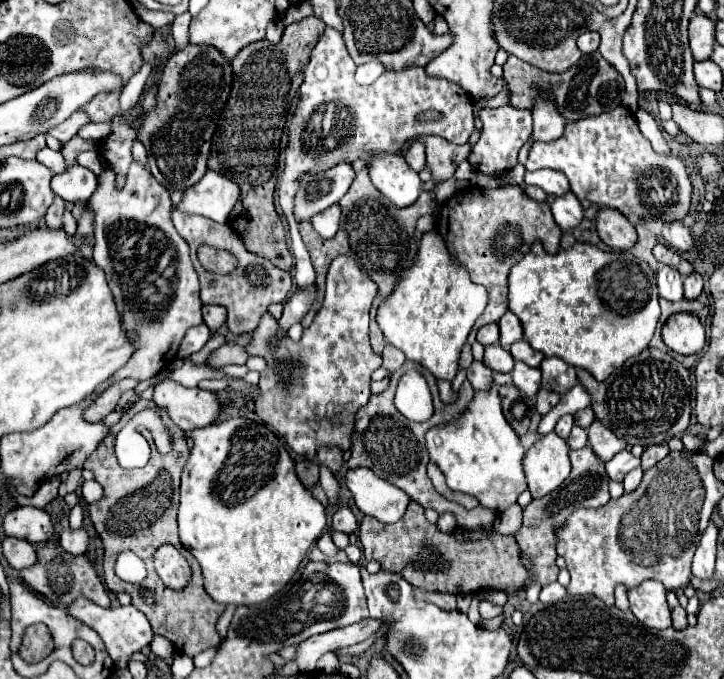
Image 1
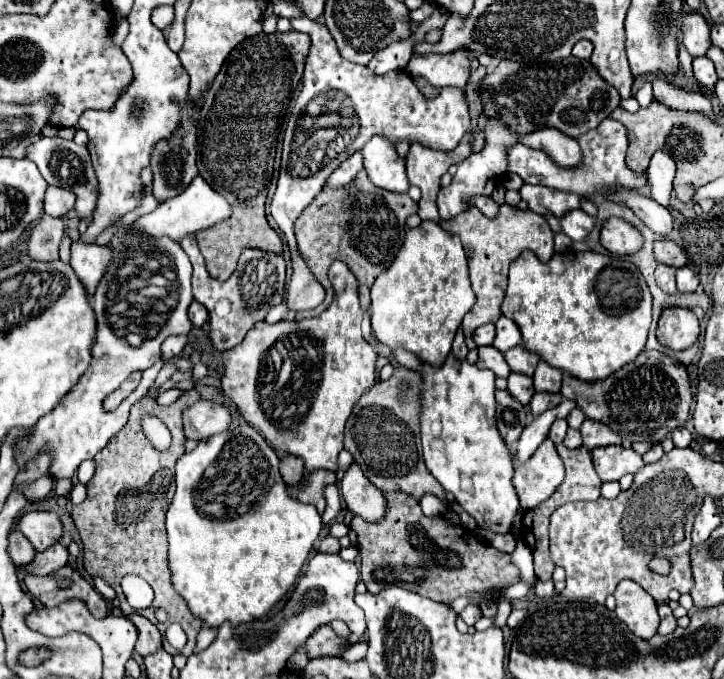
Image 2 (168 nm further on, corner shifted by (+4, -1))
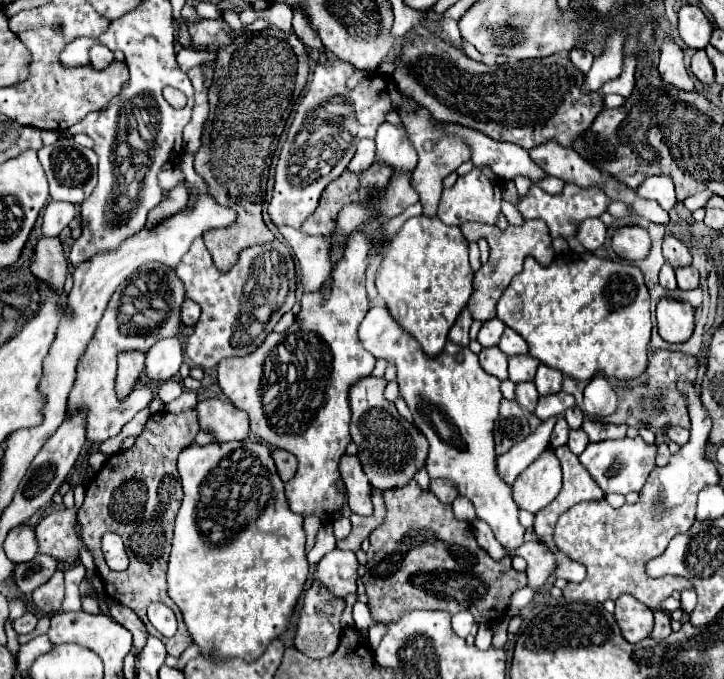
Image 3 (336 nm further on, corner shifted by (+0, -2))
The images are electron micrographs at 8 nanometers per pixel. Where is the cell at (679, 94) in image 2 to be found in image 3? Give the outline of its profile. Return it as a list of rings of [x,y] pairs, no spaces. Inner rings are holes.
[[[668,38],[662,44],[662,54],[660,54],[660,64],[658,64],[660,78],[662,78],[662,82],[666,82],[678,90],[696,92],[694,80],[688,76],[682,58],[684,58],[684,54],[682,54],[680,46],[672,38]]]

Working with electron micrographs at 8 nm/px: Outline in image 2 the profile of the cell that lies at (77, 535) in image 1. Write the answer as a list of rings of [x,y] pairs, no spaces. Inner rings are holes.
[[[56,543],[44,553],[36,553],[36,557],[24,567],[26,573],[32,575],[50,575],[56,569],[64,567],[68,563],[68,549],[62,543]]]

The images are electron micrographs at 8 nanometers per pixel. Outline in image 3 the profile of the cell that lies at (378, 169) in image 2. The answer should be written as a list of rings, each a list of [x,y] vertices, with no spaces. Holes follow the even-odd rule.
[[[382,124],[378,128],[376,162],[390,166],[394,172],[412,172],[416,168],[416,150],[412,150],[404,128],[392,124]]]

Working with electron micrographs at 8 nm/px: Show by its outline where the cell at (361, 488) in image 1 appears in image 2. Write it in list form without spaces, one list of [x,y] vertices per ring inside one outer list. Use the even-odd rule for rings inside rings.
[[[356,463],[346,469],[344,479],[340,481],[340,491],[344,495],[346,507],[364,521],[378,521],[386,511],[384,493],[364,477]]]

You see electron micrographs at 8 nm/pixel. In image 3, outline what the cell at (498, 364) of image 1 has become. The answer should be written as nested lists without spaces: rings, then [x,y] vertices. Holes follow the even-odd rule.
[[[498,346],[482,348],[482,352],[478,356],[480,356],[480,366],[488,374],[496,376],[498,380],[506,380],[508,378],[508,356],[504,356],[504,352]]]

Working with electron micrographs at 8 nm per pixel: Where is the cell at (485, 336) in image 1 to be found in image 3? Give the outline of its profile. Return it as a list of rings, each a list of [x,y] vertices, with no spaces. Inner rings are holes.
[[[492,318],[492,320],[484,322],[484,326],[478,332],[478,342],[482,346],[496,346],[500,336],[502,336],[502,332],[504,332],[504,328],[506,328],[504,322],[500,322],[498,318]]]

